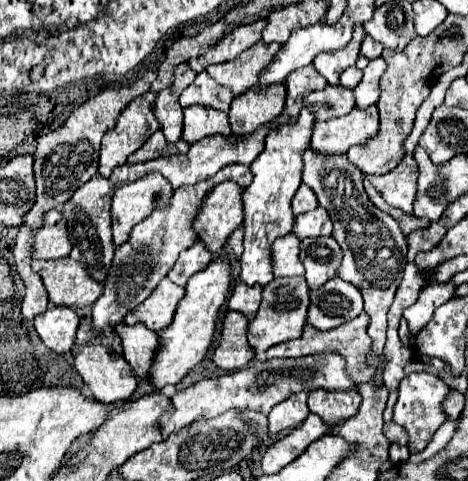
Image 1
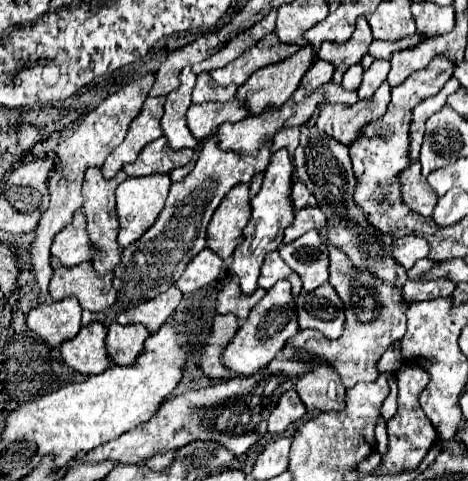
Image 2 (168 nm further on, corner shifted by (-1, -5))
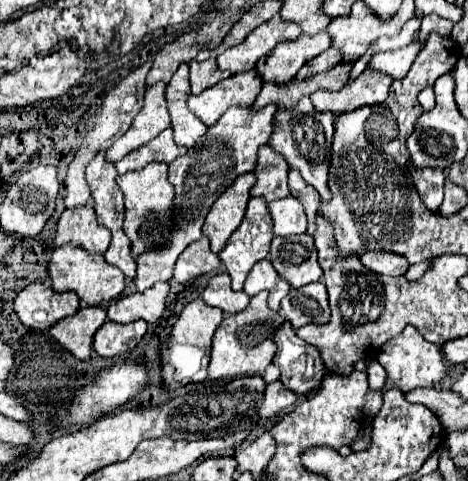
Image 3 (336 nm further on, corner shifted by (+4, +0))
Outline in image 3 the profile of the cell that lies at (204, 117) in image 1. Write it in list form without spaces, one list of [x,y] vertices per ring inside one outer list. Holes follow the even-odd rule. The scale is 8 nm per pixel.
[[[255,68],[239,72],[213,88],[207,88],[199,96],[189,96],[189,108],[207,126],[213,126],[229,106],[249,106],[255,102],[261,86],[263,80]]]

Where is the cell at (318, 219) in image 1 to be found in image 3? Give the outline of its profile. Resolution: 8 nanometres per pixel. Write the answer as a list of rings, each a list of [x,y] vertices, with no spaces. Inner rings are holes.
[[[293,196],[273,200],[267,204],[269,214],[273,218],[273,232],[275,236],[291,236],[291,234],[305,234],[307,218],[301,202]]]

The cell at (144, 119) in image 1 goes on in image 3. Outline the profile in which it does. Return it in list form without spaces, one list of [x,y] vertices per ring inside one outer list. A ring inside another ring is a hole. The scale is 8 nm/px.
[[[157,82],[151,88],[147,88],[145,104],[141,112],[135,116],[129,132],[123,134],[105,152],[107,162],[119,162],[123,156],[133,152],[135,148],[153,140],[159,132],[163,132],[163,128],[169,128],[169,124],[171,124],[171,118],[169,118],[167,102],[165,102],[165,84]]]

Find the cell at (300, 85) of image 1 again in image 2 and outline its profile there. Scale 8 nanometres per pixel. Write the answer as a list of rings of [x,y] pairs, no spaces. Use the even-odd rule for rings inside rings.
[[[316,59],[312,63],[312,67],[306,71],[306,75],[302,77],[296,93],[292,95],[292,99],[296,99],[296,103],[300,103],[306,95],[310,95],[316,87],[320,85],[326,85],[332,81],[332,65],[322,61],[322,59]]]

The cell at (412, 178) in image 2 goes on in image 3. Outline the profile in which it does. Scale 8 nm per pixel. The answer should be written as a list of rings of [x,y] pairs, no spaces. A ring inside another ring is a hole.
[[[409,164],[409,172],[411,172],[413,184],[415,184],[421,200],[425,202],[425,206],[429,210],[437,212],[441,202],[443,202],[443,182],[445,182],[443,170],[417,168],[417,166]]]

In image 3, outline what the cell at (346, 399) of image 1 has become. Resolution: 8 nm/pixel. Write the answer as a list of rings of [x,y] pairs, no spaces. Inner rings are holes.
[[[285,321],[273,334],[277,352],[272,363],[281,370],[279,380],[295,394],[317,390],[325,376],[325,366],[317,348],[297,338],[295,329]]]

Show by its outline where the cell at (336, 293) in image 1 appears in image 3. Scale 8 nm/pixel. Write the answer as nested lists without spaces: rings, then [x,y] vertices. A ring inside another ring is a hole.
[[[313,282],[299,290],[291,288],[289,294],[281,300],[281,310],[285,318],[293,324],[293,328],[301,328],[305,324],[325,324],[329,322],[329,302],[325,284]]]

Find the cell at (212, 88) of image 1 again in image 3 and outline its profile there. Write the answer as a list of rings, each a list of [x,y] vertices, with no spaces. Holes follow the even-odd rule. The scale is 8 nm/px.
[[[209,58],[205,62],[191,60],[189,68],[191,68],[191,92],[193,94],[201,94],[203,90],[207,90],[207,88],[215,86],[217,82],[221,82],[221,80],[231,76],[229,70],[219,70],[217,68],[215,58]]]

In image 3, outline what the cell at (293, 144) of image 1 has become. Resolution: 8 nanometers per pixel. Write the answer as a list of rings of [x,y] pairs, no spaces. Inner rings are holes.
[[[251,198],[241,226],[231,234],[225,248],[217,254],[221,258],[221,262],[227,266],[227,272],[233,280],[233,290],[243,290],[249,270],[255,266],[255,262],[267,258],[271,240],[273,240],[273,230],[271,230],[271,214],[267,210],[267,204],[263,202],[263,198]]]

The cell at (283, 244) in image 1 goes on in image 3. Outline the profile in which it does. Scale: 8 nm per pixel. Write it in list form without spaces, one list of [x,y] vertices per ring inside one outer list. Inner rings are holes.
[[[263,260],[263,262],[257,262],[253,266],[253,270],[249,272],[247,280],[245,280],[245,292],[249,296],[257,296],[261,290],[267,290],[269,292],[269,306],[271,310],[279,310],[279,302],[289,294],[291,286],[287,286],[287,282],[283,282],[271,262]]]

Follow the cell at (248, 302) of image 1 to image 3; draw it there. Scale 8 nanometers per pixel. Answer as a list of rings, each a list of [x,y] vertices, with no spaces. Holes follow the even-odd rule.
[[[221,272],[221,274],[215,274],[207,288],[203,290],[203,300],[209,304],[209,306],[215,306],[215,308],[221,308],[225,314],[235,314],[235,312],[241,312],[247,308],[249,300],[245,292],[235,292],[231,288],[231,278],[227,272]]]

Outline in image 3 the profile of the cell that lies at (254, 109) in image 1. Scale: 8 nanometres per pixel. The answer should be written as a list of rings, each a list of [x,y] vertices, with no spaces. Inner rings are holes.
[[[321,30],[315,36],[301,34],[295,42],[281,42],[267,56],[257,62],[257,70],[263,76],[263,82],[283,84],[291,80],[299,68],[327,50],[331,46],[331,36]]]

